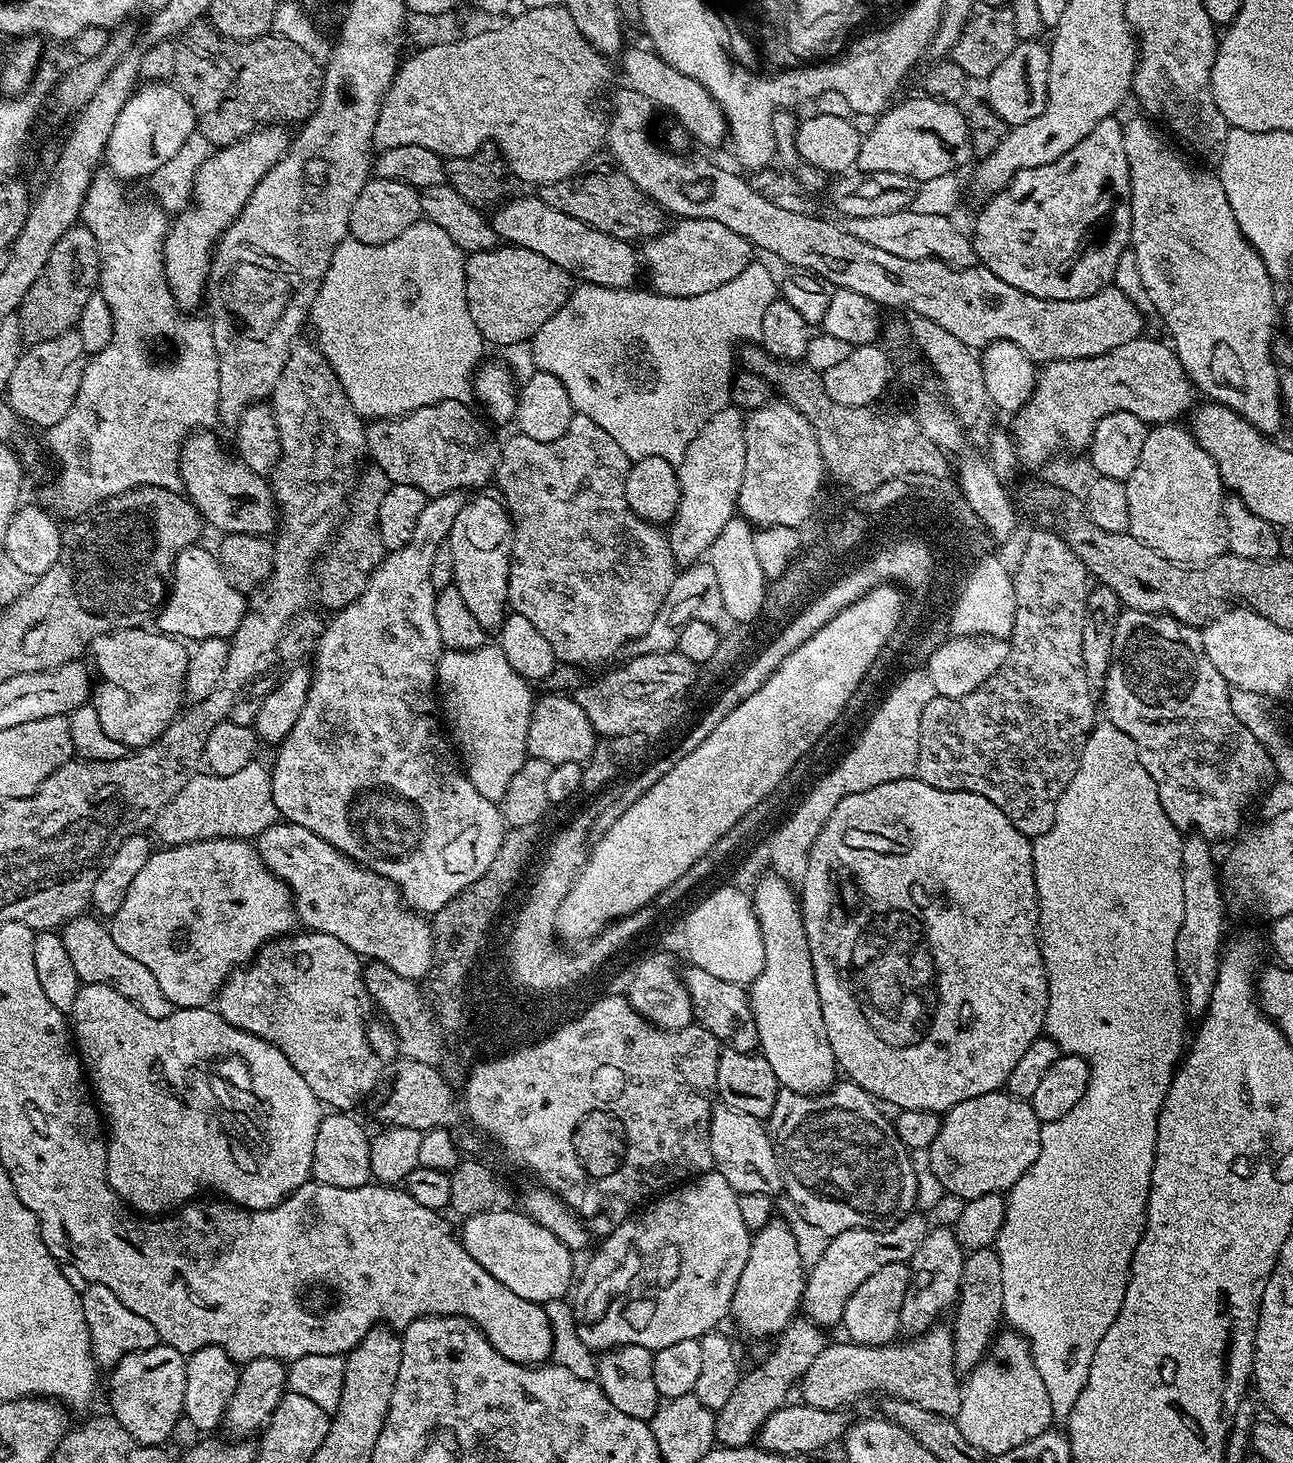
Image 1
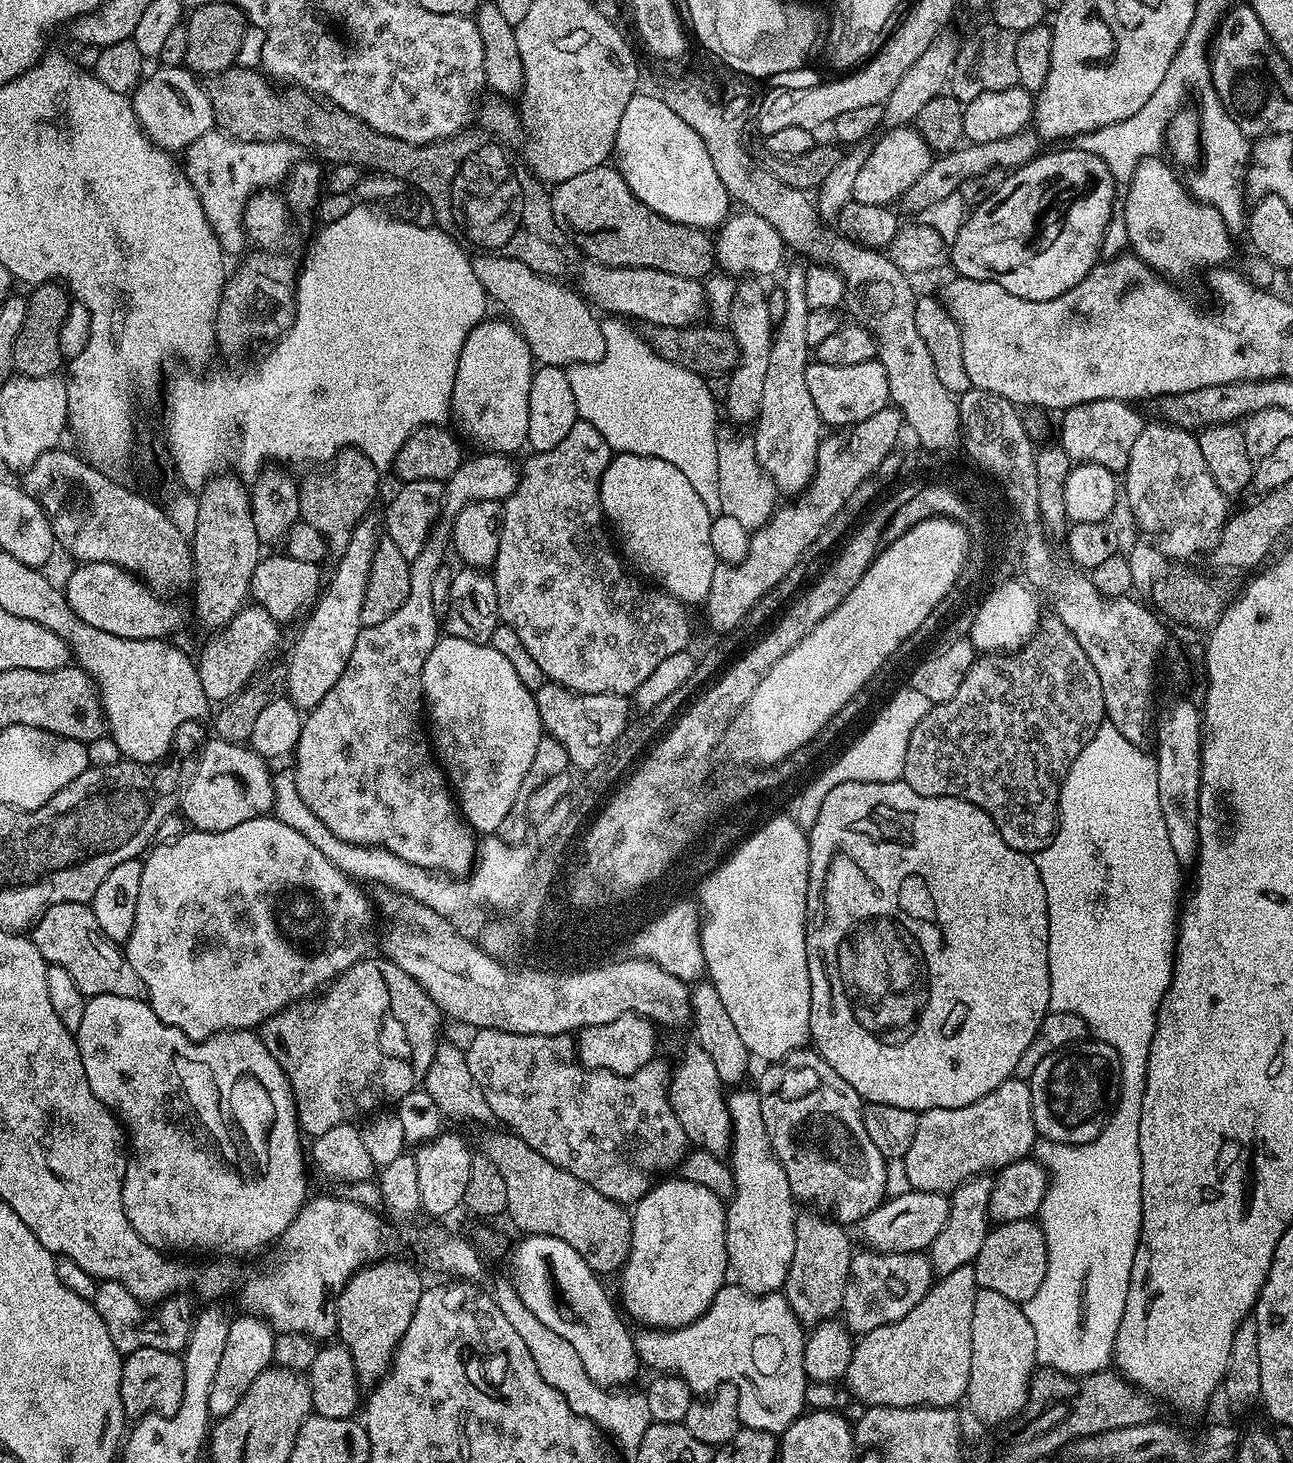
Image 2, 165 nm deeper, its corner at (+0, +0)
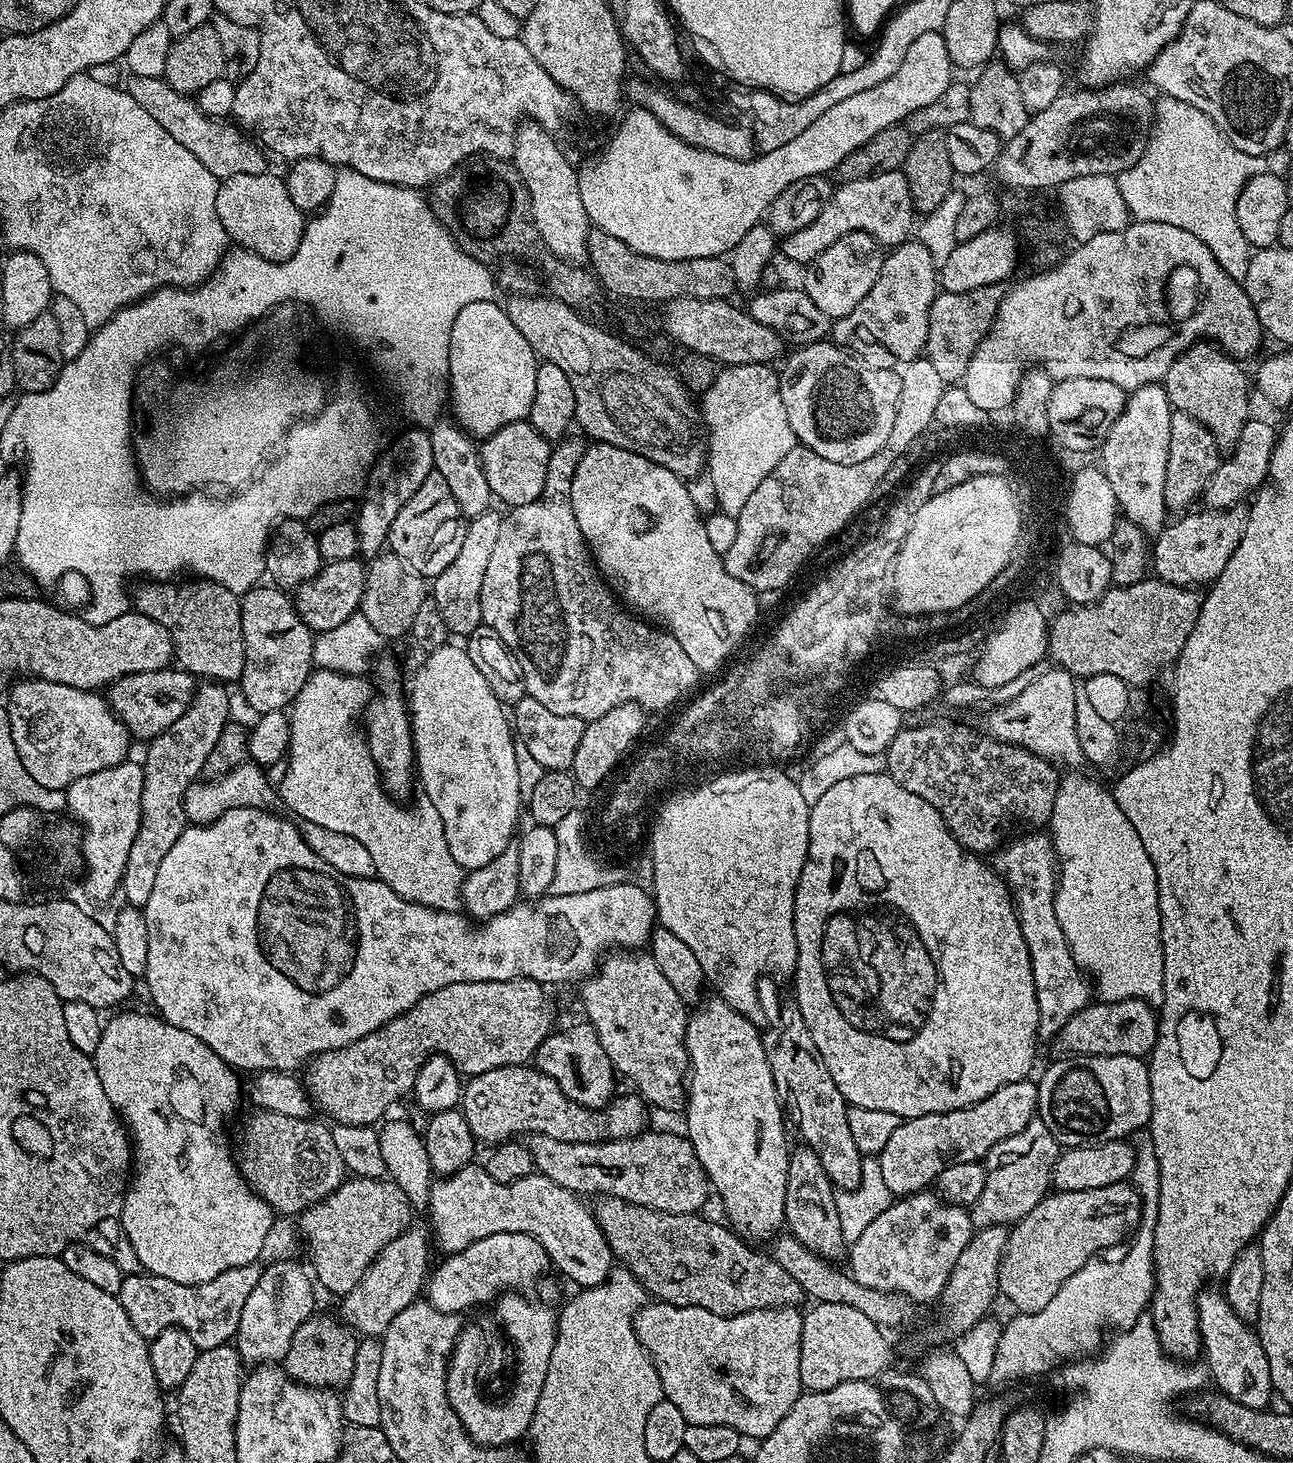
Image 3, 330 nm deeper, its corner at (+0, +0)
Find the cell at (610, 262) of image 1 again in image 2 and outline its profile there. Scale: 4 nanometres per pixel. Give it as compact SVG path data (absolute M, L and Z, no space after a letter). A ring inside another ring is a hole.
M587 263L580 268L579 287L597 309L605 308L608 314L633 321L645 320L645 325L658 328L687 328L703 317L700 315L704 312L704 304L706 308L706 288L701 281L654 268L619 268Z

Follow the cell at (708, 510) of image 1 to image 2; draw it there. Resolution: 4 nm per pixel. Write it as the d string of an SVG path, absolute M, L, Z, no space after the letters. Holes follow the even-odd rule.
M744 278L737 283L732 299L730 331L740 348L740 361L729 375L729 394L726 401L728 416L740 424L751 425L762 406L762 386L766 383L766 369L770 363L770 346L774 335L774 321L767 305L768 292L756 278Z

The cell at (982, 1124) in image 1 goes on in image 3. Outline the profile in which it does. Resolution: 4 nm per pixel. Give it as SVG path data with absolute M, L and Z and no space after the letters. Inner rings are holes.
M1032 1078L1010 1082L1010 1086L998 1086L998 1090L994 1090L990 1098L982 1098L982 1102L901 1122L886 1146L882 1146L878 1157L882 1178L893 1197L913 1196L916 1192L925 1191L931 1185L928 1183L939 1178L946 1166L983 1161L988 1151L1002 1142L1002 1138L1018 1134L1018 1130L1037 1115L1036 1086L1037 1081Z

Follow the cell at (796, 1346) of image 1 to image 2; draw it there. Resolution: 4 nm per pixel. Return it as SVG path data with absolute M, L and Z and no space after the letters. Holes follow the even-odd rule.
M808 1210L808 1213L797 1215L796 1229L794 1230L794 1258L790 1258L790 1270L786 1274L786 1282L782 1289L788 1300L790 1310L800 1319L801 1325L815 1326L823 1320L831 1320L844 1307L844 1295L848 1285L848 1275L854 1255L854 1247L848 1241L845 1225L829 1218L824 1214L817 1214Z

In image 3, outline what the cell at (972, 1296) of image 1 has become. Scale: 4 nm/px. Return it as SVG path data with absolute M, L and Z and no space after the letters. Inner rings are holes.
M1128 1182L1093 1192L1049 1194L1044 1197L1042 1208L1015 1224L1015 1235L1008 1241L998 1270L1000 1296L1012 1300L1021 1313L1046 1310L1050 1298L1058 1294L1060 1284L1066 1282L1072 1272L1104 1248L1121 1243L1130 1229L1140 1223L1140 1194Z

